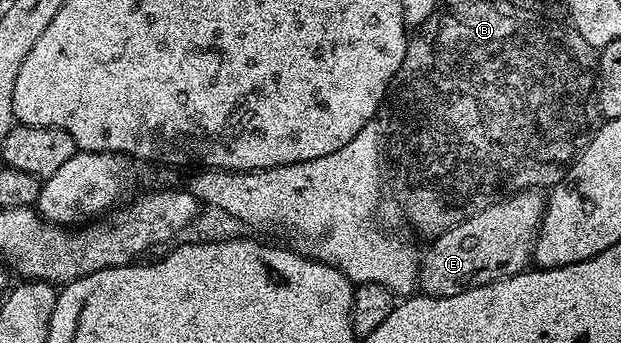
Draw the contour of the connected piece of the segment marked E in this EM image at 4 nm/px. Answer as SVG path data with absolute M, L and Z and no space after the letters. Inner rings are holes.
M539 189L517 190L491 202L487 208L479 210L462 224L450 228L442 236L431 239L429 246L432 247L426 252L424 250L419 259L419 289L432 298L458 296L458 292L466 292L470 288L478 288L515 274L525 273L534 258L536 238L540 234L545 205L545 195Z

